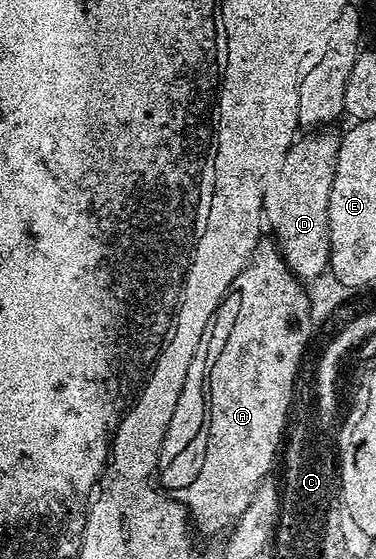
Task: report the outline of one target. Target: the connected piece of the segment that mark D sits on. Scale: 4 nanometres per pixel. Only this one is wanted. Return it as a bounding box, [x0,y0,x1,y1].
[260,129,342,279]

